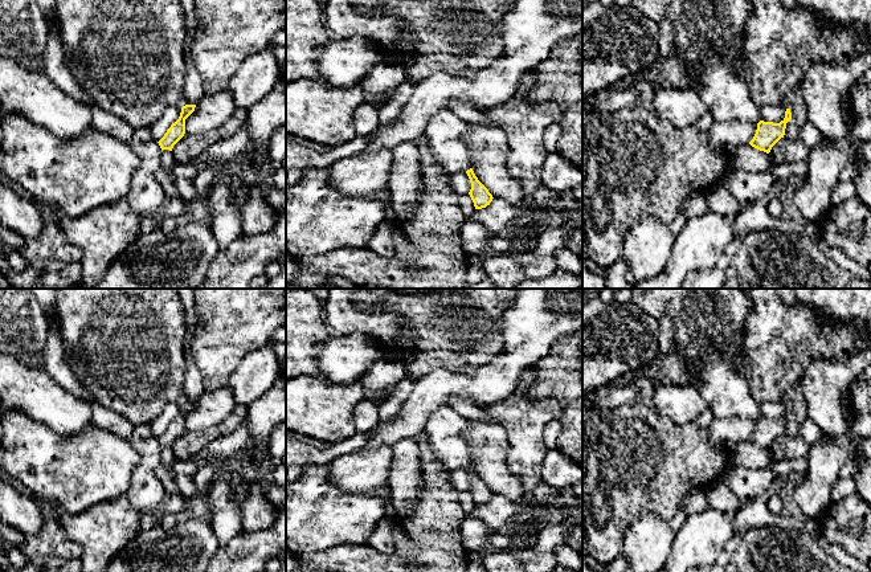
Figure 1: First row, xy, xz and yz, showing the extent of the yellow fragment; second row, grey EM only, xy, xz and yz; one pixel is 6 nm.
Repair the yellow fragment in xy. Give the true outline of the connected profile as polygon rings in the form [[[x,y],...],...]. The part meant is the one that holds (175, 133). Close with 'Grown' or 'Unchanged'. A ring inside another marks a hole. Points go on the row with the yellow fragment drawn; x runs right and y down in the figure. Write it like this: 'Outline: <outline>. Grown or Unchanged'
Outline: [[[185,105],[181,107],[179,119],[171,124],[164,136],[158,142],[161,150],[172,151],[173,146],[185,134],[185,119],[195,111],[196,105]]]. Unchanged

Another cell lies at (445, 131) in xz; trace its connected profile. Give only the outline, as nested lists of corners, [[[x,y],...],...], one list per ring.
[[[450,109],[437,113],[428,122],[424,134],[432,156],[449,175],[473,168],[471,154],[465,143],[469,130],[469,123]]]

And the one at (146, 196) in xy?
[[[151,127],[132,130],[127,143],[140,159],[140,166],[132,177],[126,200],[139,216],[154,214],[167,200],[160,184],[155,180],[155,172],[160,168],[161,148],[154,139]]]

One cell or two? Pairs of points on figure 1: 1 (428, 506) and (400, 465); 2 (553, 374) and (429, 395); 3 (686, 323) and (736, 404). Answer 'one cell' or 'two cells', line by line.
1: two cells
2: two cells
3: one cell

